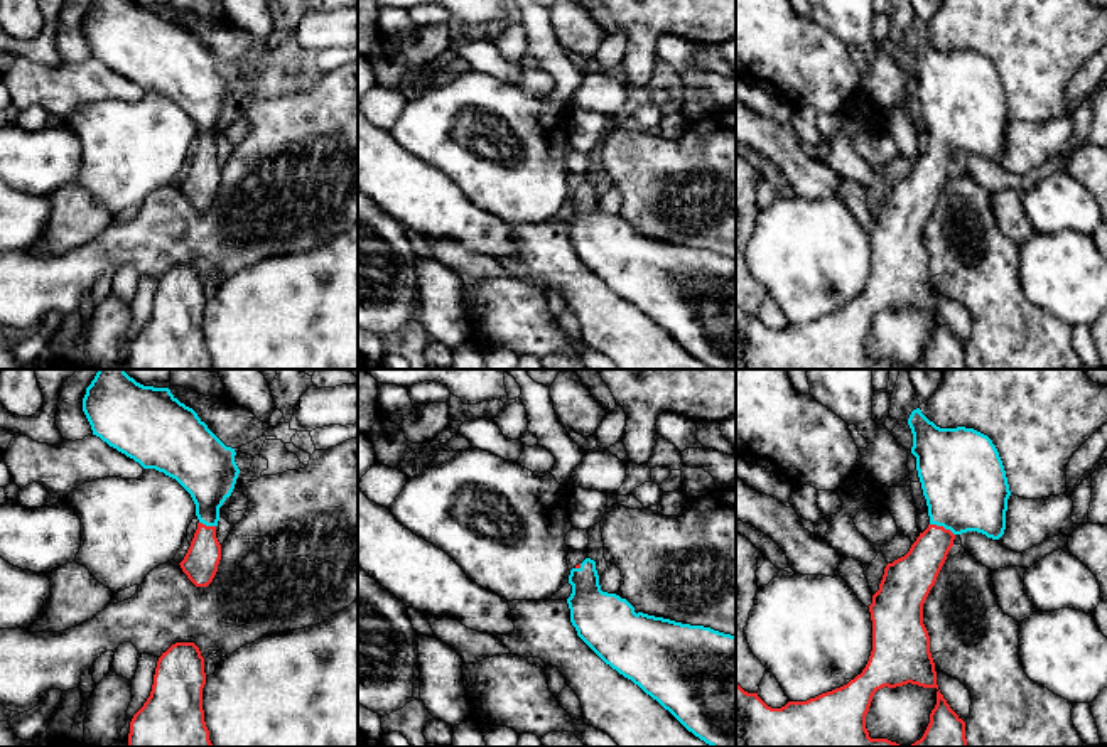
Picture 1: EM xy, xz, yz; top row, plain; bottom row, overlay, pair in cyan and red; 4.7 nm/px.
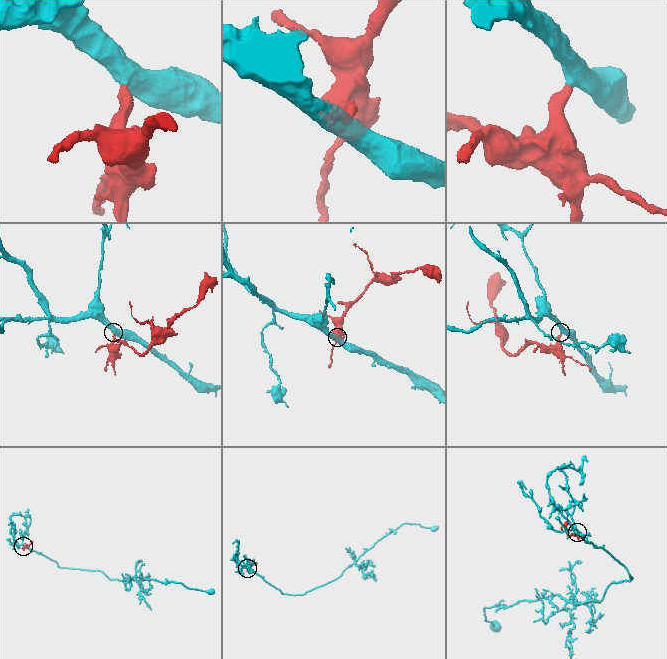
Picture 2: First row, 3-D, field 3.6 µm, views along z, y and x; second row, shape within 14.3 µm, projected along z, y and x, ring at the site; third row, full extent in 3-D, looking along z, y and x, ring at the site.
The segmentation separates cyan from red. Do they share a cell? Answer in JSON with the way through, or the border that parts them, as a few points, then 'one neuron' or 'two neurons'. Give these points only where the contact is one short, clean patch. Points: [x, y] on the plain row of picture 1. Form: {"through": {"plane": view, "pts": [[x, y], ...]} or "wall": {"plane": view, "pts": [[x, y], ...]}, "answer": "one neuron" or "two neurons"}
{"through": {"plane": "yz", "pts": [[964, 105], [959, 123], [942, 147], [940, 157], [918, 191]]}, "answer": "one neuron"}

